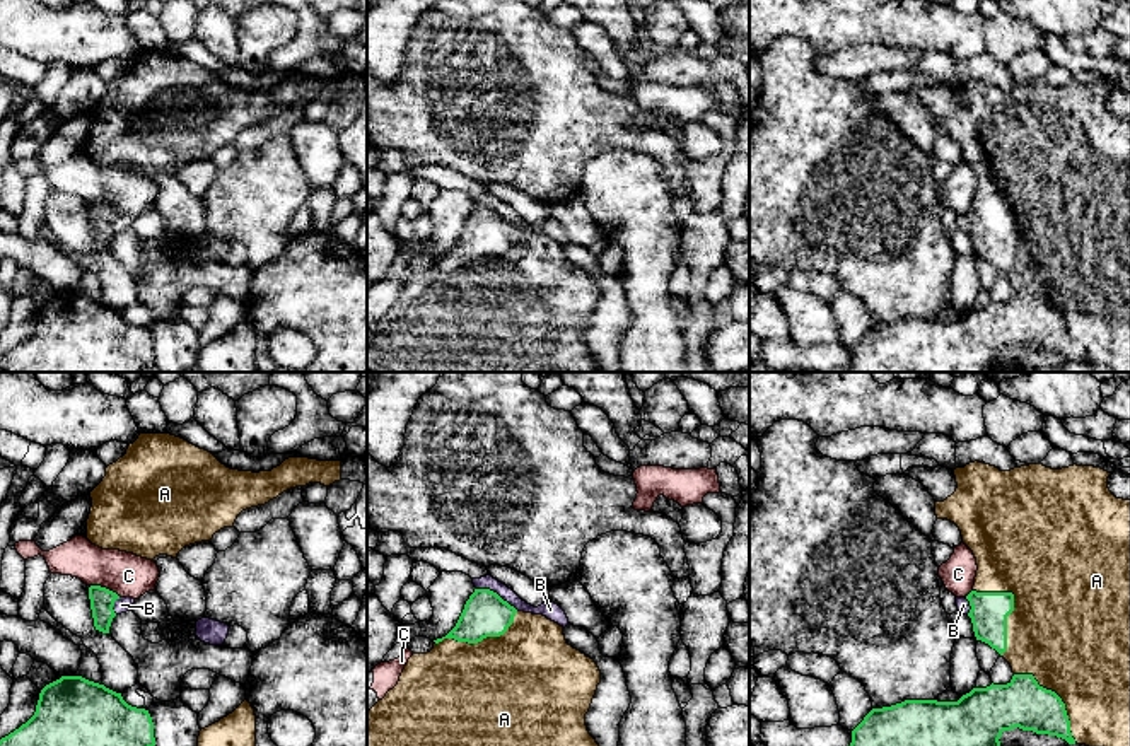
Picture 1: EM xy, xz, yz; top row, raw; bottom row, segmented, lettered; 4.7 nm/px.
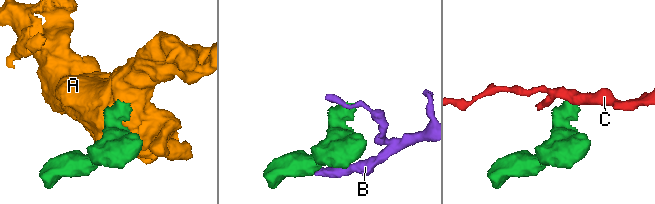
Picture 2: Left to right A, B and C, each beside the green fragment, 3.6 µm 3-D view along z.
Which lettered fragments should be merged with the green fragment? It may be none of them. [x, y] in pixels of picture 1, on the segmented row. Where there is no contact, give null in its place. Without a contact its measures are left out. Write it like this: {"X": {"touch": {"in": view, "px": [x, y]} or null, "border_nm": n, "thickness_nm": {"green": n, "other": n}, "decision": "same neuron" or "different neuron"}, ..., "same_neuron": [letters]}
{"A": {"touch": {"in": "yz", "px": [1013, 605]}, "border_nm": 340, "thickness_nm": {"green": 180, "other": 500}, "decision": "same neuron"}, "B": {"touch": {"in": "xz", "px": [495, 593]}, "border_nm": 220, "thickness_nm": {"green": 220, "other": 70}, "decision": "different neuron"}, "C": {"touch": {"in": "xy", "px": [104, 588]}, "border_nm": 160, "thickness_nm": {"green": 110, "other": 200}, "decision": "different neuron"}, "same_neuron": ["A"]}

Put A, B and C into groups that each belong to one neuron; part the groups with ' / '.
A / B / C

